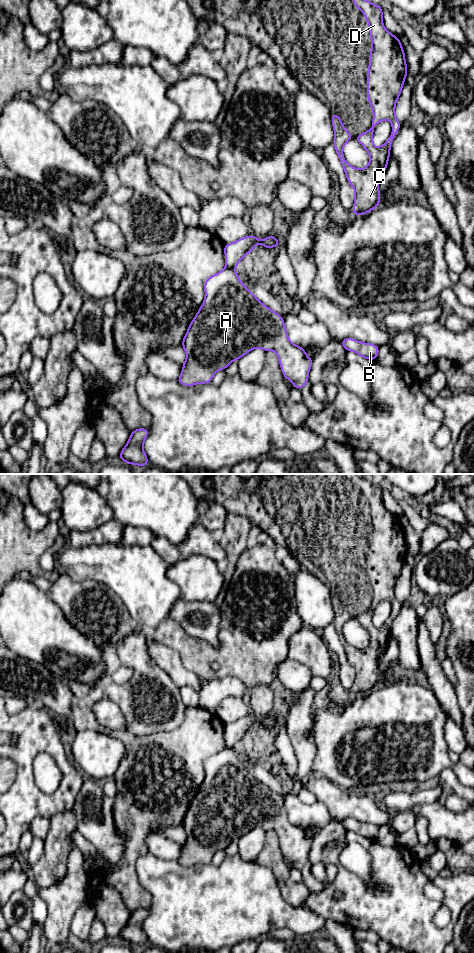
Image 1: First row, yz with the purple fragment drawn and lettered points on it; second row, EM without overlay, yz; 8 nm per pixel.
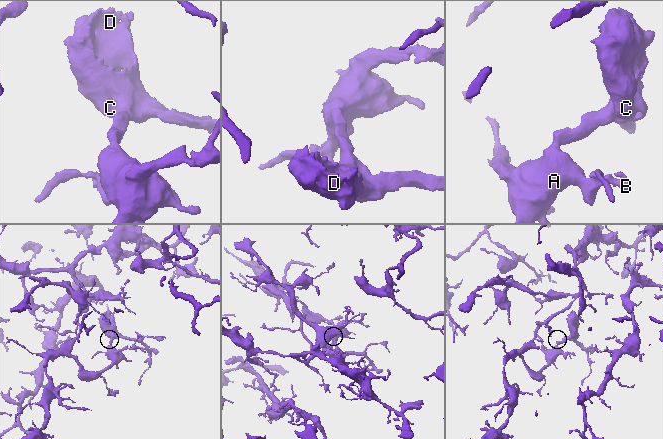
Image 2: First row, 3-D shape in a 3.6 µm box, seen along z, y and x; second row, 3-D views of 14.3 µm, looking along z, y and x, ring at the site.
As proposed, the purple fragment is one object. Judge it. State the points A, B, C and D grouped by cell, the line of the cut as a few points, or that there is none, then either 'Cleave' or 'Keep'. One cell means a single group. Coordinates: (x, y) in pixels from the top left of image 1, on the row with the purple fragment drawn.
Groups: A B / C D. Split along yz (226, 266), (231, 268). Cleave

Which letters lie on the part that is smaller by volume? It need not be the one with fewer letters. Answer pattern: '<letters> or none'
C, D

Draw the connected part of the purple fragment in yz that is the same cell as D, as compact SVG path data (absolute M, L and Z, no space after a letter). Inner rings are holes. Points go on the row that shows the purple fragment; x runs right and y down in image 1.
M353 0L352 3L365 15L371 34L367 97L373 110L373 121L367 132L355 137L370 155L366 168L356 169L347 163L343 155L343 146L353 137L342 125L338 114L331 114L331 120L335 132L335 151L347 180L355 191L352 212L355 216L366 214L380 205L378 181L387 169L390 146L401 126L395 117L395 104L408 73L401 42L385 29L380 5L374 5L367 0ZM385 119L392 123L392 133L388 140L377 148L372 143L373 132L376 125Z

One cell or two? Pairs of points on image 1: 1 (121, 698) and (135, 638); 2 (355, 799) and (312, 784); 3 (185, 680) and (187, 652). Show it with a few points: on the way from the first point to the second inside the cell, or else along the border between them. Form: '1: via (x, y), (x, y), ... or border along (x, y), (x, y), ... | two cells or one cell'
1: via (130, 683), (137, 676), (137, 657), (135, 653) | one cell
2: via (344, 799), (336, 799), (323, 789) | one cell
3: border along (172, 649), (178, 654), (181, 663), (200, 677) | two cells

